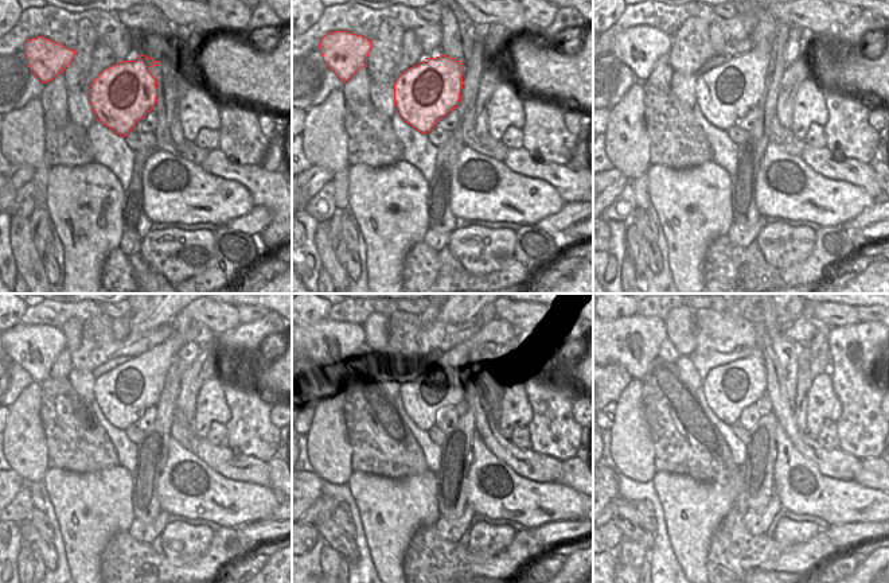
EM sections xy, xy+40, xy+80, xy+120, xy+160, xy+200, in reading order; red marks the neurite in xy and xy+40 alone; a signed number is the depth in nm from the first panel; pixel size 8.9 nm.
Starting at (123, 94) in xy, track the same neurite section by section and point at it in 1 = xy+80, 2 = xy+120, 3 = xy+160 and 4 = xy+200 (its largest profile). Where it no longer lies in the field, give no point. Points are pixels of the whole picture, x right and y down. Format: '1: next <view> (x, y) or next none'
1: next xy+80 (726, 93)
2: next xy+120 (124, 393)
3: next xy+160 (427, 391)
4: next xy+200 (729, 388)

